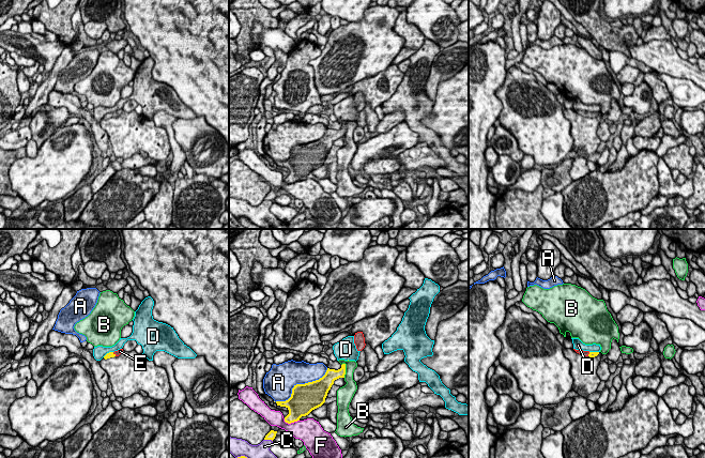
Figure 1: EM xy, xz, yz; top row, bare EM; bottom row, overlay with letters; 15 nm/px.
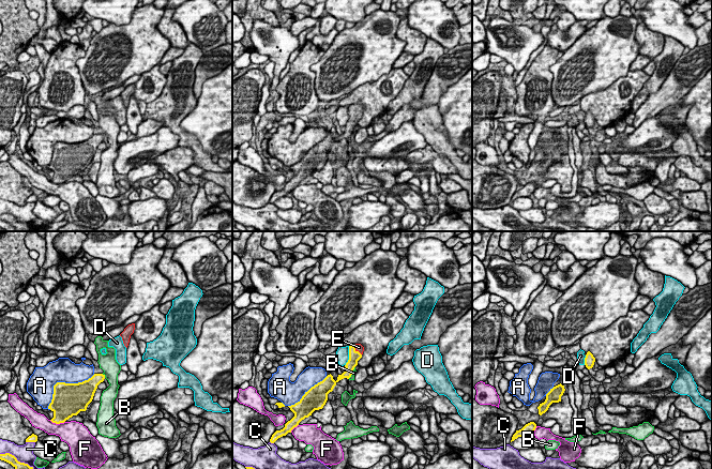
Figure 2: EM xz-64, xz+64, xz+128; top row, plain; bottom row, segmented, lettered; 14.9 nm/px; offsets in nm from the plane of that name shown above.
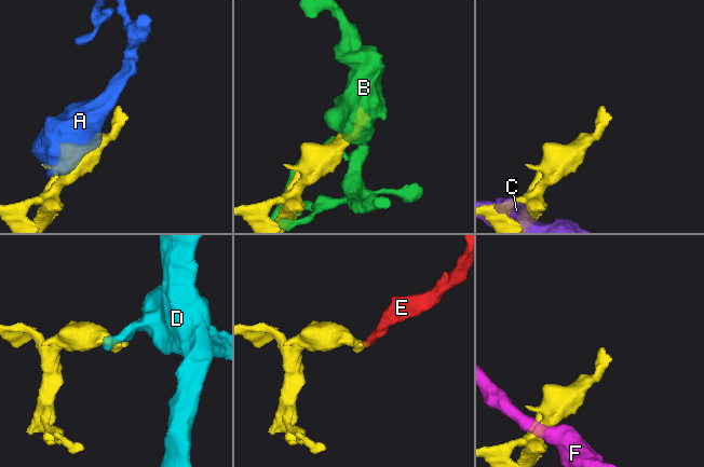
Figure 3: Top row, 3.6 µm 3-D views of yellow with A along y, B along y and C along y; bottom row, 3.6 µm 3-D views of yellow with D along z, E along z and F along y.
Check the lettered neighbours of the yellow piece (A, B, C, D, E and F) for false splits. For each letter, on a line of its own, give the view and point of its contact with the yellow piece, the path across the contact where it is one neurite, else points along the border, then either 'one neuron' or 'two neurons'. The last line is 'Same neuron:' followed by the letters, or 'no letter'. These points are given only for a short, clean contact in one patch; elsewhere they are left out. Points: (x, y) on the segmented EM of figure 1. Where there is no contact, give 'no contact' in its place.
A: xz (299, 384) | two neurons
B: xz (345, 370) | two neurons
C: xz (269, 439) | two neurons
D: xy (107, 353) | along xy (112, 351), (103, 356) | two neurons
E: xy (115, 354) | across xy (110, 354), (115, 354), (120, 351) | one neuron
F: xz (291, 422) | along xz (284, 418), (288, 423), (299, 420) | two neurons
Same neuron: E

